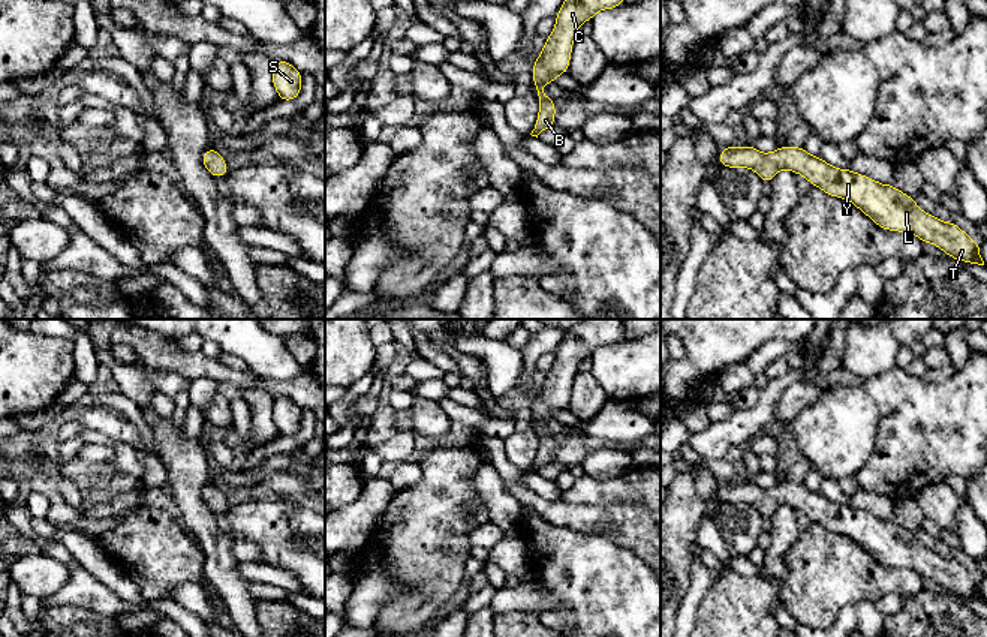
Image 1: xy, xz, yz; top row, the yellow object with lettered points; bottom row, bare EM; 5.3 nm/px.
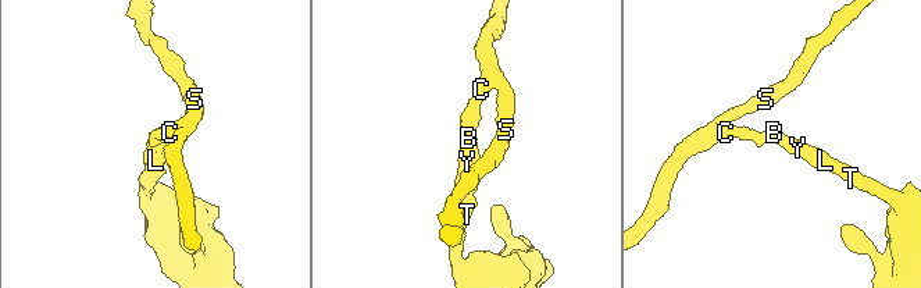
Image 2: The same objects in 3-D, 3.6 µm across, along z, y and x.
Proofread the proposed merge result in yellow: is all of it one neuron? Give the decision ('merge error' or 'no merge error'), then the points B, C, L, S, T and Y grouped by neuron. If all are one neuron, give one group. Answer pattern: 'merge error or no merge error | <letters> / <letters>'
no merge error | B C L S T Y

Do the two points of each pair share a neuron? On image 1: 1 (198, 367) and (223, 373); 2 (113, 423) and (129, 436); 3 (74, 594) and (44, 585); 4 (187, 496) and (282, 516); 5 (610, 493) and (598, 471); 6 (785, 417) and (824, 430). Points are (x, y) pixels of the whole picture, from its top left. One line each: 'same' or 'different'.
1: same
2: same
3: different
4: different
5: different
6: different

